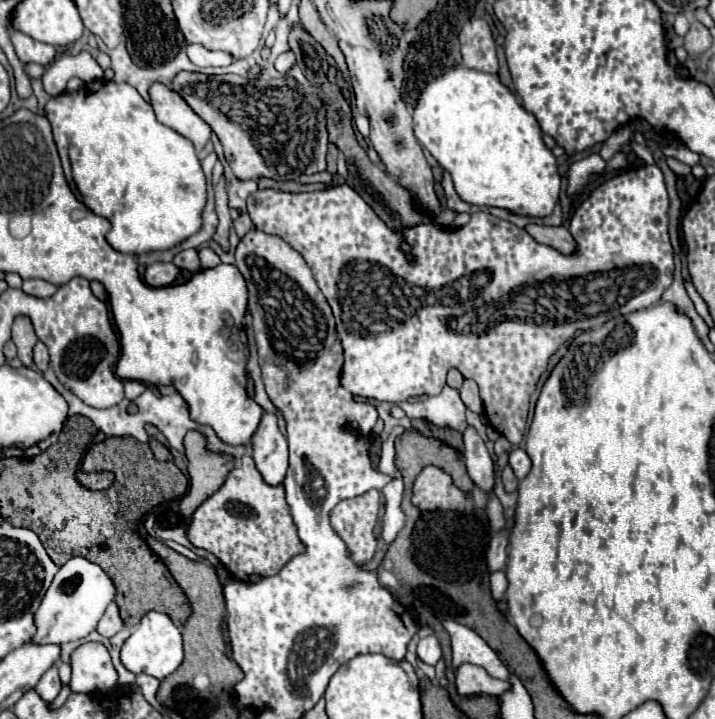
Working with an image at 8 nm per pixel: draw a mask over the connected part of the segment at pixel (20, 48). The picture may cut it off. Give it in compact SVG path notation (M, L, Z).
M14 30L10 34L10 40L12 40L12 46L18 54L18 58L26 64L26 62L36 62L36 64L42 64L42 66L48 66L52 64L52 60L56 58L56 48L50 46L50 44L44 44L44 42L36 42L32 40L30 36Z

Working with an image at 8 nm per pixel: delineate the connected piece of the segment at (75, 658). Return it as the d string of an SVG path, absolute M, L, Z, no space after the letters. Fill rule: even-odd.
M100 642L80 644L70 656L70 666L72 666L70 680L72 692L106 694L118 688L118 672L112 666L106 646Z

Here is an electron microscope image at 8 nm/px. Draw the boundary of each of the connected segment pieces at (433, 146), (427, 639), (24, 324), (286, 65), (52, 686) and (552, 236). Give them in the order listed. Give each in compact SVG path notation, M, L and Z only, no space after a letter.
M458 66L436 78L418 98L414 132L420 144L450 172L464 202L496 206L530 218L552 214L562 188L556 158L544 146L536 118L518 104L498 76Z
M424 636L424 638L420 638L420 642L416 646L416 654L418 654L418 658L424 664L432 664L434 666L442 658L440 644L438 644L436 636Z
M20 316L14 320L14 326L12 326L12 342L16 344L18 348L18 358L22 360L24 366L32 366L32 348L36 344L36 334L34 334L34 328L30 324L28 318Z
M292 50L282 52L282 54L276 58L274 66L276 66L276 70L278 70L280 74L288 74L288 72L296 66L296 54L294 54Z
M52 666L52 668L48 668L44 674L42 674L42 678L40 678L40 682L36 684L36 692L46 700L46 702L50 702L50 700L54 700L56 696L58 696L58 692L60 692L60 678L58 678L58 666Z
M530 224L526 226L526 232L540 244L546 244L550 248L556 248L562 254L576 254L576 242L572 238L572 234L568 232L566 226L540 226L540 224Z

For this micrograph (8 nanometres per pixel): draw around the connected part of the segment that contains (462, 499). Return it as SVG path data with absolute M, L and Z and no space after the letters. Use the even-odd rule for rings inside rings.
M428 466L420 472L420 476L414 482L412 502L422 510L450 510L462 514L470 508L482 510L486 506L486 494L474 488L472 500L468 500L464 492L452 484L452 478L446 476L446 472Z

